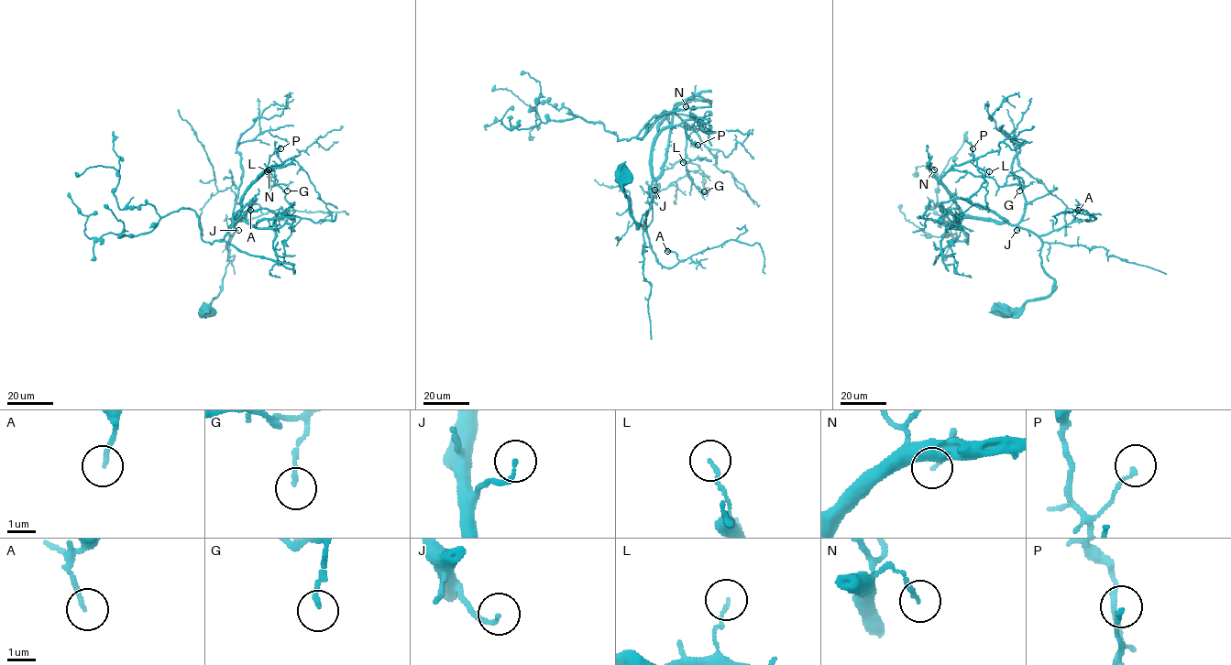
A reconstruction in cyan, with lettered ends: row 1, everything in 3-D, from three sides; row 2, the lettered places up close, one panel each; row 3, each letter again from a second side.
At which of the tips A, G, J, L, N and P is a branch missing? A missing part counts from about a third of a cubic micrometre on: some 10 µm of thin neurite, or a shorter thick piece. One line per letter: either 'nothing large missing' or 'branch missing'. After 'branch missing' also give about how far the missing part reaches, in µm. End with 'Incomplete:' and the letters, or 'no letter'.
A: nothing large missing
G: nothing large missing
J: branch missing; about 35 µm are missing
L: nothing large missing
N: nothing large missing
P: nothing large missing
Incomplete: J

